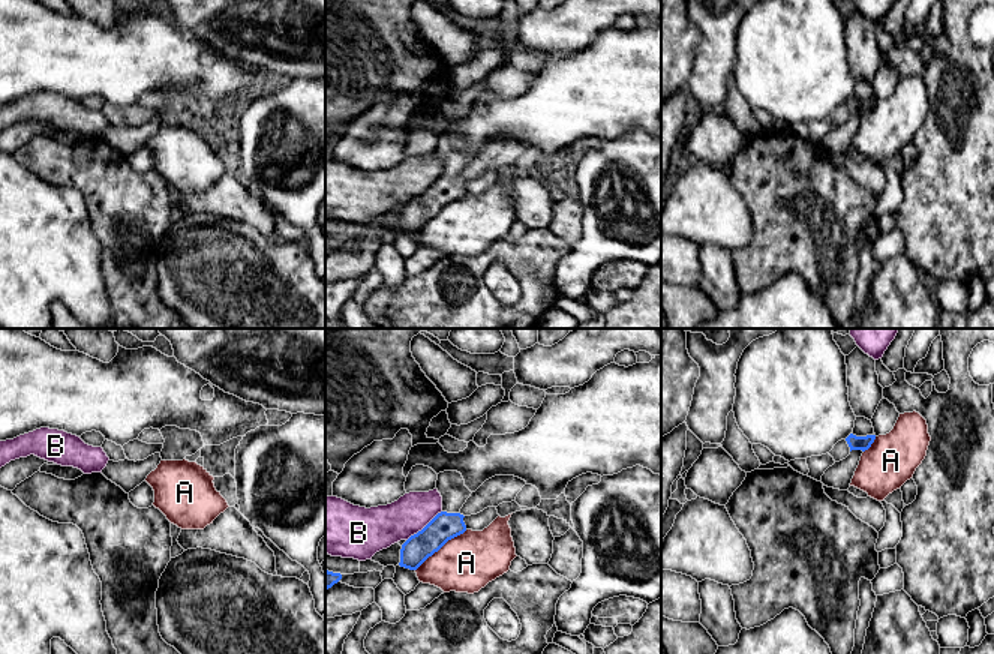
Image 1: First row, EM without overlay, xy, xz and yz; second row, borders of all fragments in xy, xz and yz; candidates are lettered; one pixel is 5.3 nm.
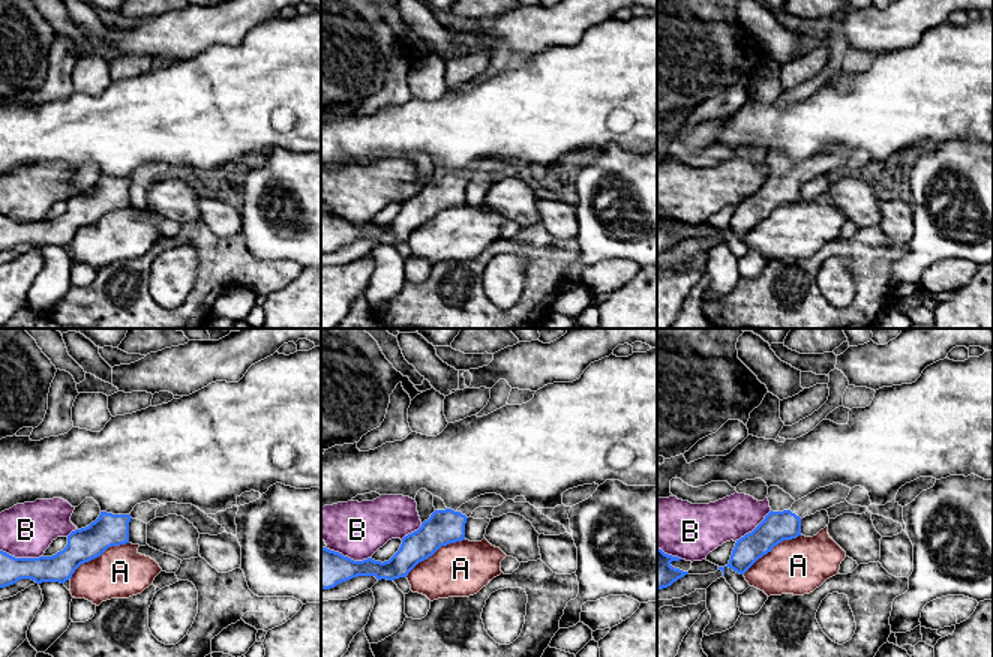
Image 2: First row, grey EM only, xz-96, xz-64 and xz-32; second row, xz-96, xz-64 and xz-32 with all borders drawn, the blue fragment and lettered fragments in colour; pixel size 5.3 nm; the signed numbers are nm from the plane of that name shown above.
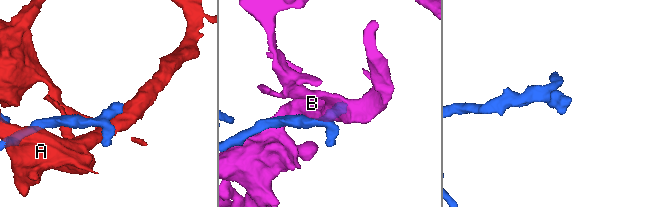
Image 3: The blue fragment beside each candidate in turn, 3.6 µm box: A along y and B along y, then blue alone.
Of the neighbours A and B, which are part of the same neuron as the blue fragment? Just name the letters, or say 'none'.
none

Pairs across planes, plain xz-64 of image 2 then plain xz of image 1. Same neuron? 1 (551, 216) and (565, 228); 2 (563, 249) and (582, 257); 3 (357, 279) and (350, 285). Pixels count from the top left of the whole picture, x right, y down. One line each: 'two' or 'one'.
1: one
2: two
3: one

